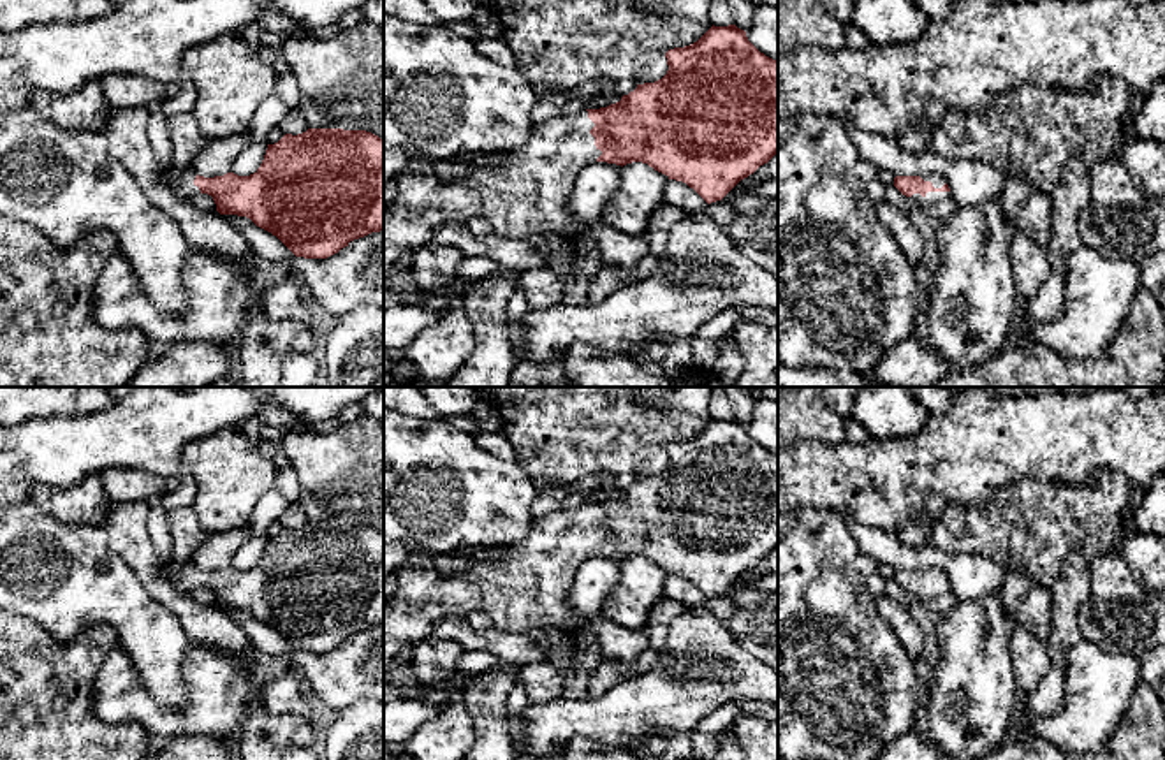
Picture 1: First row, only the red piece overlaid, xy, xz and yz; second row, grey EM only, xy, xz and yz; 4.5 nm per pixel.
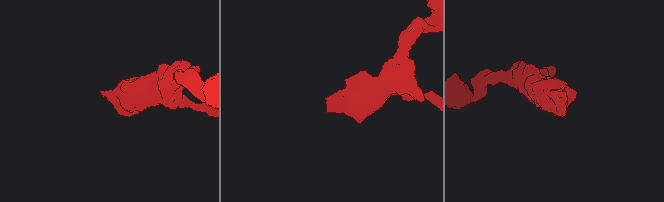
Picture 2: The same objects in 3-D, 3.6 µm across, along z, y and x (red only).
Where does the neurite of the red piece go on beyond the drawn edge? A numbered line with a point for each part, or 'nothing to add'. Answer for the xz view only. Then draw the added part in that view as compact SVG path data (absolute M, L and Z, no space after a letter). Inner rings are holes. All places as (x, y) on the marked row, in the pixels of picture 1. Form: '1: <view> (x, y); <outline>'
1: xz (527, 196); M588 111L560 116L533 125L526 144L503 151L502 162L475 167L454 181L436 174L398 178L398 192L384 213L384 278L403 252L426 248L436 227L482 216L493 223L493 234L528 243L546 257L546 267L563 281L561 303L588 304L588 281L604 266L604 259L590 234L590 223L572 216L570 199L579 172L602 155L590 134L593 127Z

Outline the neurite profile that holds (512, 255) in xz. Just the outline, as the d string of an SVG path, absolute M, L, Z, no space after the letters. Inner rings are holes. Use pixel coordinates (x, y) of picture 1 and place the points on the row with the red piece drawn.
M443 223L436 227L426 248L433 246L456 248L465 257L489 259L498 269L514 274L546 267L546 257L531 245L493 232L475 236L465 223Z

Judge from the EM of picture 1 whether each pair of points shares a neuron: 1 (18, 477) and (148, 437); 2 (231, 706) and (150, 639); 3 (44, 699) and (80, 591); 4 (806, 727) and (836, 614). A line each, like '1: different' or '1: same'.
1: same
2: different
3: different
4: same

